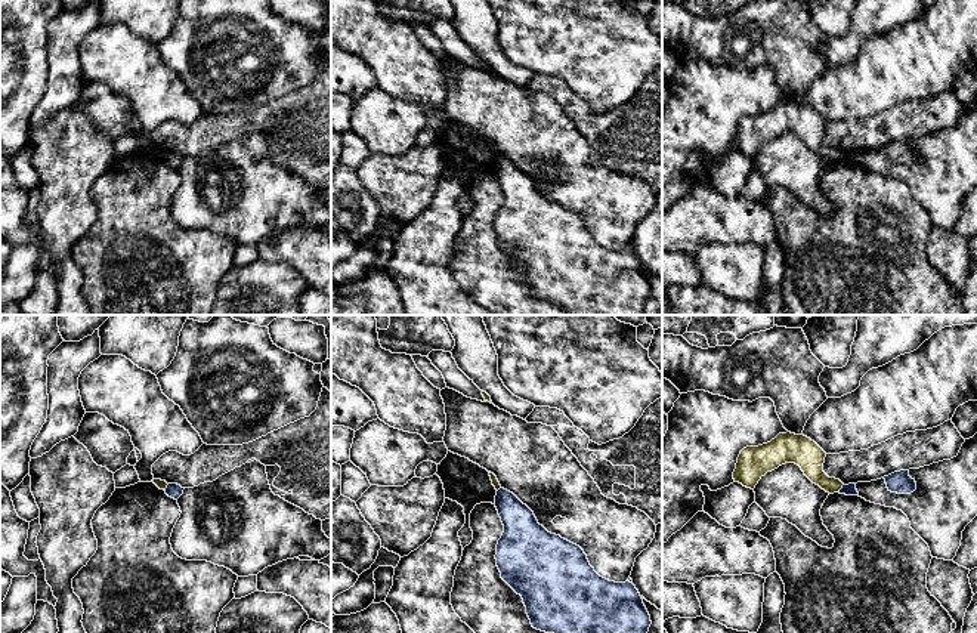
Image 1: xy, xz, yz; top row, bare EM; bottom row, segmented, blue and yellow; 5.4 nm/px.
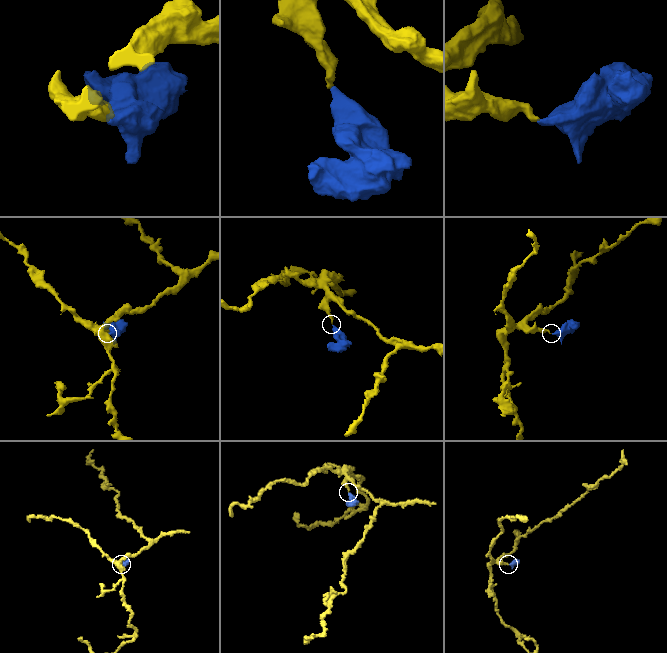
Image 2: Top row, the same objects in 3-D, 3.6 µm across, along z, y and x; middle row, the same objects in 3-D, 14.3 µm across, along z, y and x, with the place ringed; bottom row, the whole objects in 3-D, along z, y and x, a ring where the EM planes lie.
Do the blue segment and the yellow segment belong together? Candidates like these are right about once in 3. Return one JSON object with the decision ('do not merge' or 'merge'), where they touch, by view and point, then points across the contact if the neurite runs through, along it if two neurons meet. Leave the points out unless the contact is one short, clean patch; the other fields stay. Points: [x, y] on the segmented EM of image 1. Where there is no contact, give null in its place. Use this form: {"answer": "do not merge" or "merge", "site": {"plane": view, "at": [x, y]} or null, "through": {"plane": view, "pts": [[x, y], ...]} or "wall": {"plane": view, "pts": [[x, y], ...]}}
{"answer": "do not merge", "site": {"plane": "yz", "at": [841, 488]}, "wall": {"plane": "yz", "pts": [[843, 484], [837, 491]]}}

